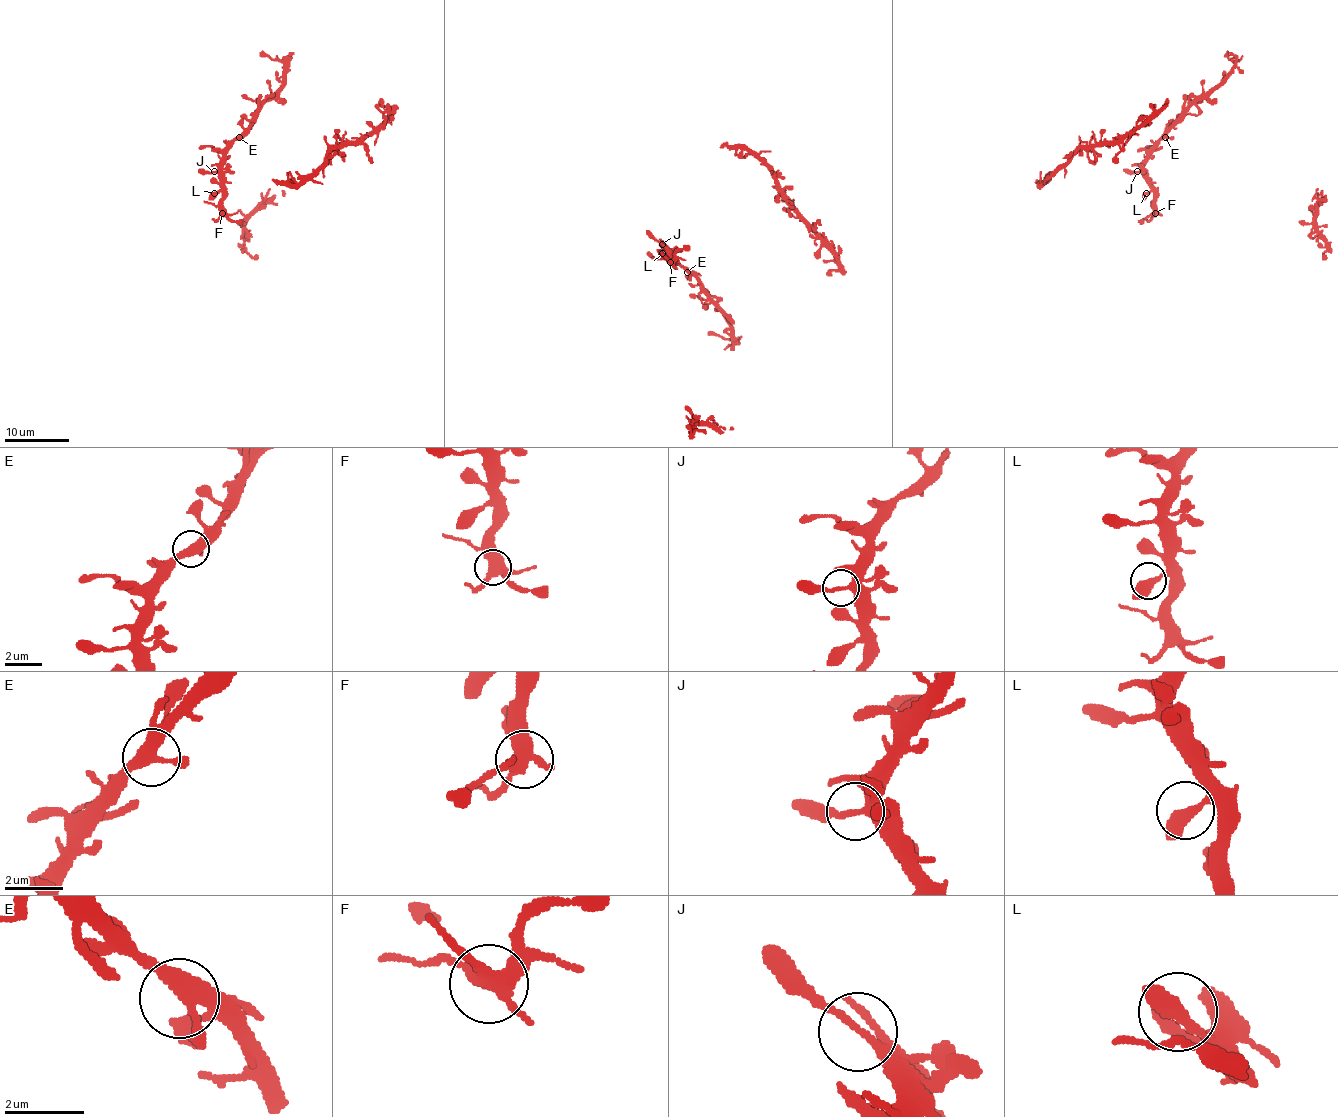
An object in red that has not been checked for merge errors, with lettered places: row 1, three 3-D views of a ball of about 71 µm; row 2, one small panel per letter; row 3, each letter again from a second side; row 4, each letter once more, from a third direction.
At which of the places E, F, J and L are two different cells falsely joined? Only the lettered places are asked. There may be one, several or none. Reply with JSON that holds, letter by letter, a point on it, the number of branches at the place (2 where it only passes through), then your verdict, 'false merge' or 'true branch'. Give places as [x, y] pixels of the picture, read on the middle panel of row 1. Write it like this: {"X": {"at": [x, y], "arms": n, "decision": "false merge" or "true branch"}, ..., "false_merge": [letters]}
{"E": {"at": [687, 272], "arms": 3, "decision": "true branch"}, "F": {"at": [670, 262], "arms": 4, "decision": "true branch"}, "J": {"at": [662, 244], "arms": 2, "decision": "true branch"}, "L": {"at": [662, 253], "arms": 2, "decision": "true branch"}, "false_merge": []}

